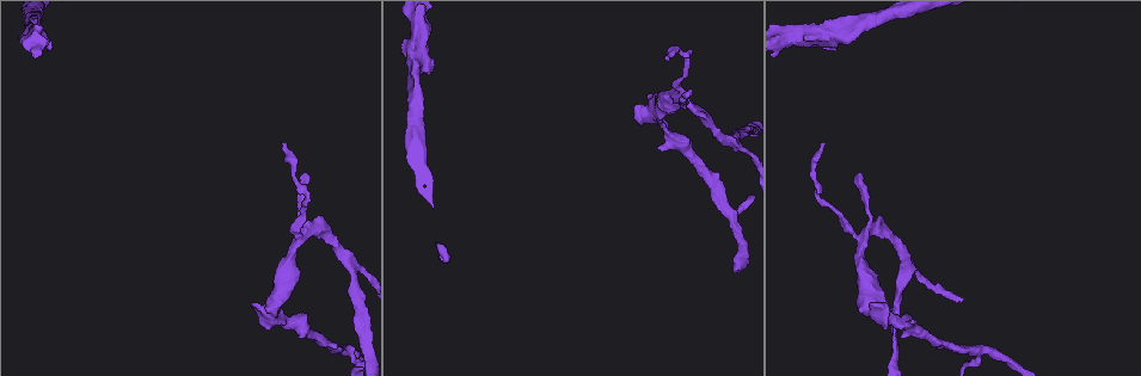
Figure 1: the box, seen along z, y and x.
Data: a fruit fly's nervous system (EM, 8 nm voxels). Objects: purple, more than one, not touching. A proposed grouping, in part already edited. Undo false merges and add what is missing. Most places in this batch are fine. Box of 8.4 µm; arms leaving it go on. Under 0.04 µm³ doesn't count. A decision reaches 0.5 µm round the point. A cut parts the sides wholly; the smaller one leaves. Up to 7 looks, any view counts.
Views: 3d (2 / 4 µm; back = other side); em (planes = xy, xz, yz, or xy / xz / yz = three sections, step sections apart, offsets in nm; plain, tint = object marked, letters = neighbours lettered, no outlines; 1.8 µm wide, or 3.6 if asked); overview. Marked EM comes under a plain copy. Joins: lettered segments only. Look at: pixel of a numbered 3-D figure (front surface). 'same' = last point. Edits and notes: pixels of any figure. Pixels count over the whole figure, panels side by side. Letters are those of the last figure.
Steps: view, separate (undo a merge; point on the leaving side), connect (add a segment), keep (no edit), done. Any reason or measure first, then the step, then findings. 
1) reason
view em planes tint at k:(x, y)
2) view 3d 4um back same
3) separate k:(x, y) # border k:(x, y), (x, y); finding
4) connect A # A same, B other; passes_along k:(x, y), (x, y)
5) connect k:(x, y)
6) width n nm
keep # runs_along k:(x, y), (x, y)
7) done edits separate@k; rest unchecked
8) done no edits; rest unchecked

stops while still wide
view 3d 4um at 1:(878, 303)

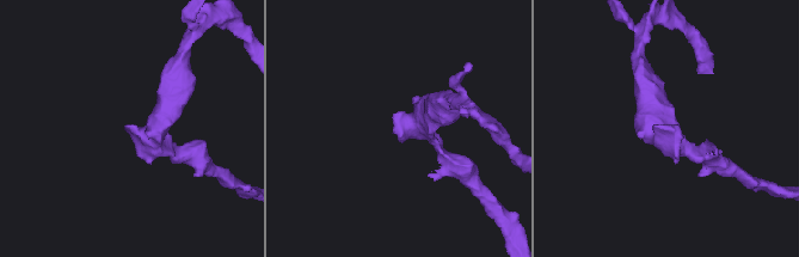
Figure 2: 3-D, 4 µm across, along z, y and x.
arm_widths 170, 380 nm
view em planes letters at 2:(670, 130)

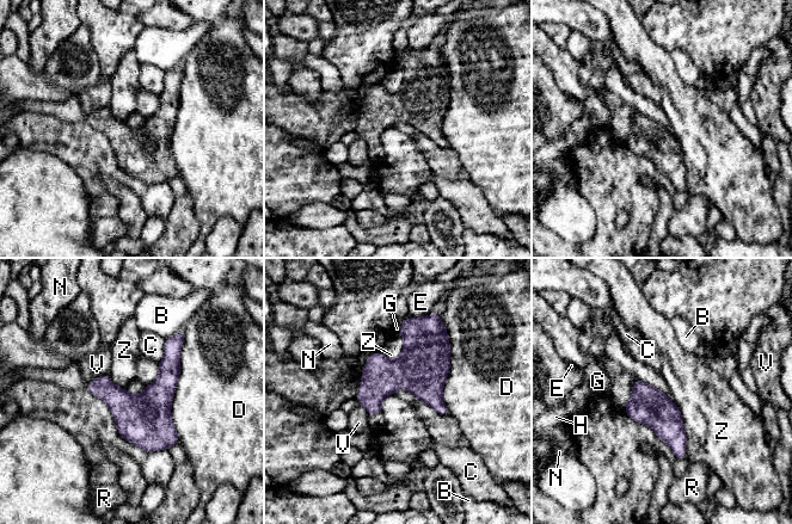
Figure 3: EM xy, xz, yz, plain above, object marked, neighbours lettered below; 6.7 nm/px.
keep # B other, C other, D other, E other, G other, H other, N other, R other, V other, Z other; border 3:(675, 405), (685, 431), (686, 458); none of them fits

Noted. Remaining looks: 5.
sharp bend
view 3d 2um at 1:(313, 227)

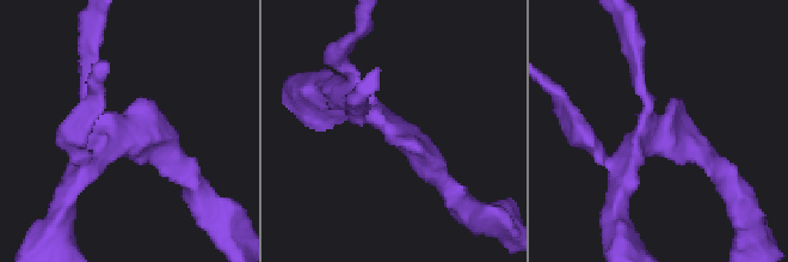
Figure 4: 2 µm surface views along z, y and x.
shape alone is not enough
view em 3.6um planes letters at 4:(119, 125)

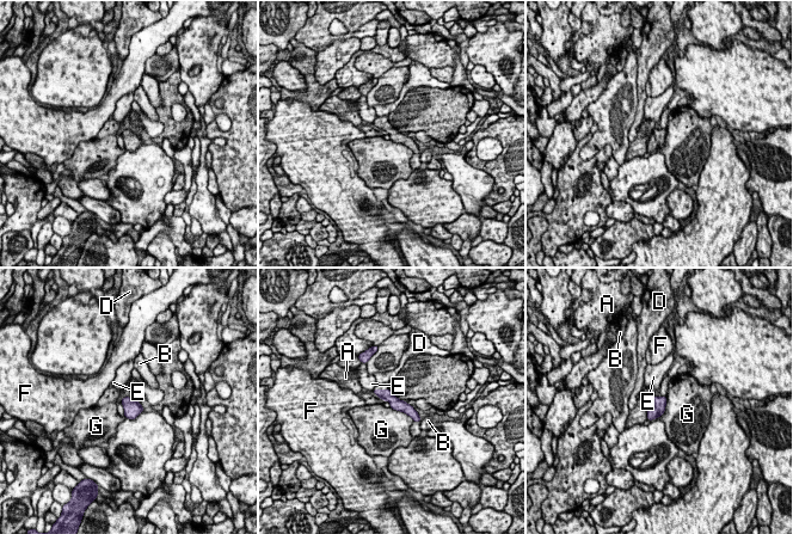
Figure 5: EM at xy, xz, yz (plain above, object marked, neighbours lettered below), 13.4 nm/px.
width 160 nm
keep # A other, B other, D other, E other, F other, G other; all the same neuron

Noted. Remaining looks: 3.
tapers out
view 3d 4um back at 1:(824, 144)

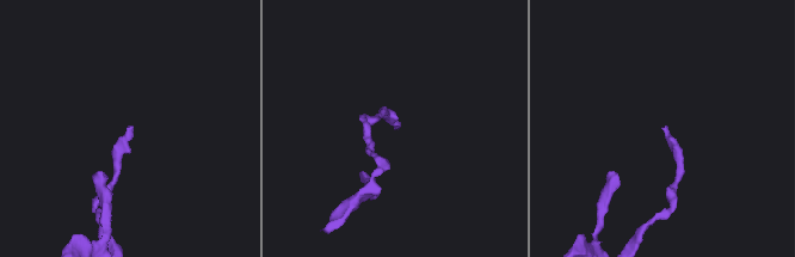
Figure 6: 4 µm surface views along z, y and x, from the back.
view em planes letters at 6:(400, 124)

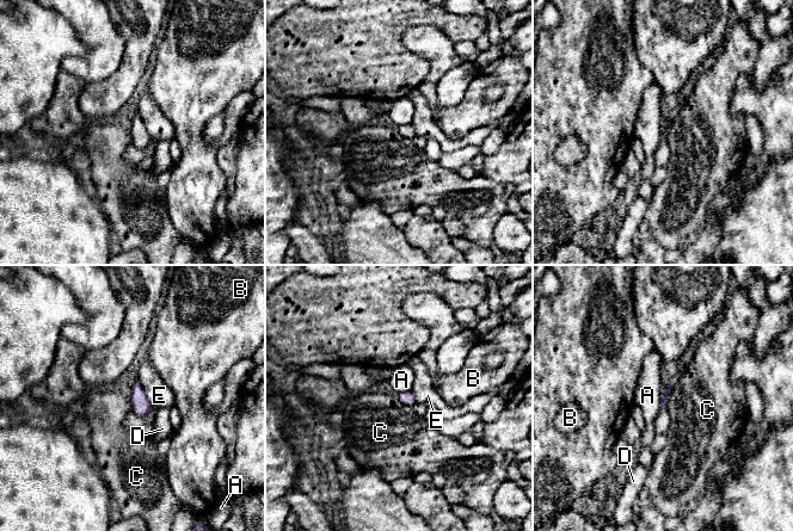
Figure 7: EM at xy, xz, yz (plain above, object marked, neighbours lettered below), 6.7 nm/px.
keep # A other, B other, C other, D other, E other; none of them fits

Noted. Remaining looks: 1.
done no edits; rest unchecked

